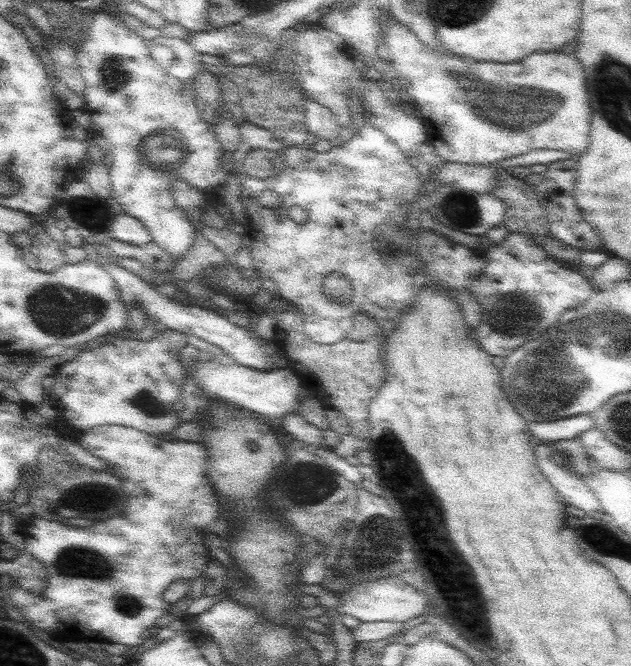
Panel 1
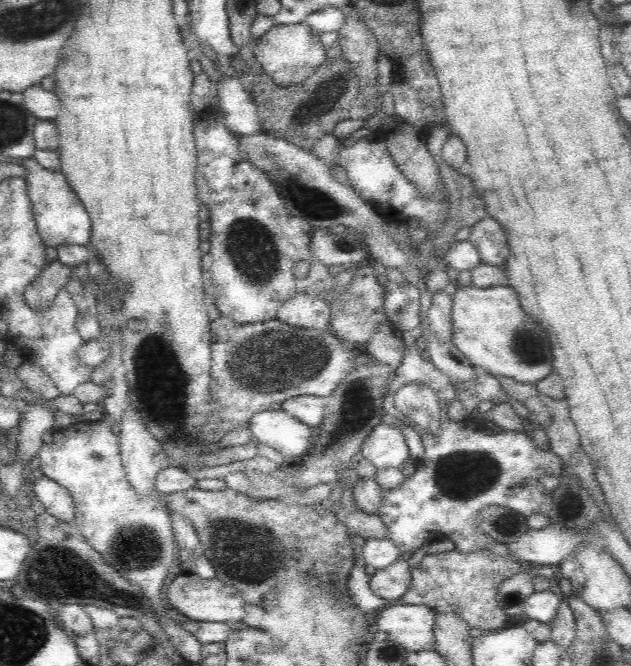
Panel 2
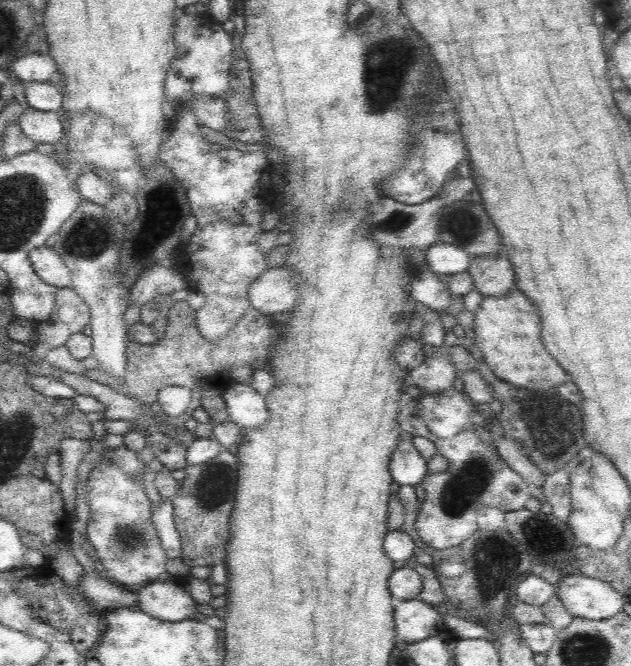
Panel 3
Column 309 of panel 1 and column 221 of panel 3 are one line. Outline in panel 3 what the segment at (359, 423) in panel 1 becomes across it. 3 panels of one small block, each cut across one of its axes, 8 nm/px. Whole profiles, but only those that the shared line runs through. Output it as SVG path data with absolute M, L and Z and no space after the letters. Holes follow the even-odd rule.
M187 299L175 301L167 313L167 327L162 338L149 345L142 345L131 340L127 342L127 359L125 382L128 390L139 400L150 404L151 418L156 418L162 424L170 427L183 427L184 424L192 418L193 411L201 406L202 392L204 392L204 384L207 386L216 386L221 394L226 392L226 388L233 383L230 371L232 368L244 365L250 365L253 370L267 369L270 370L270 358L272 358L272 350L274 350L274 336L280 334L272 332L270 328L270 318L268 315L262 314L250 306L245 308L243 315L233 324L233 327L222 338L210 341L202 337L202 333L196 326L196 314L193 308L189 307ZM166 386L182 386L191 391L191 402L186 407L186 411L178 418L167 416L158 404L158 392Z

